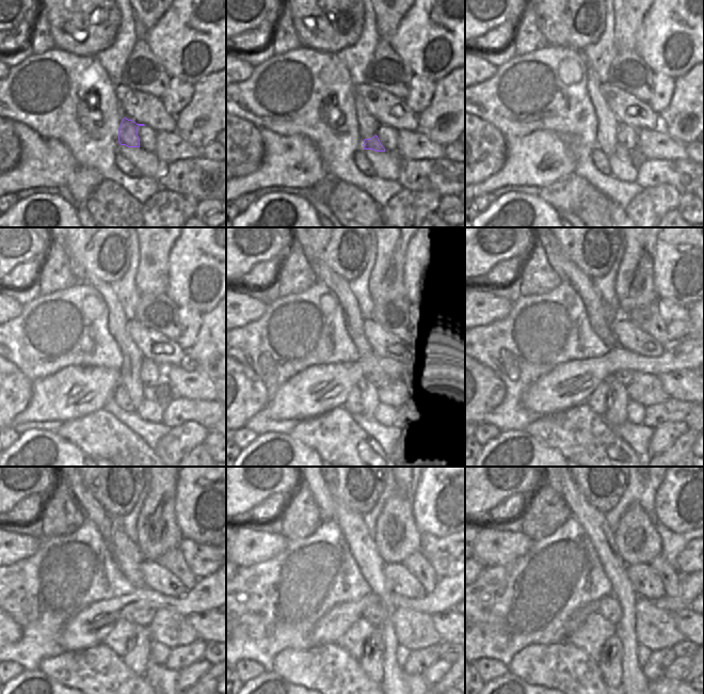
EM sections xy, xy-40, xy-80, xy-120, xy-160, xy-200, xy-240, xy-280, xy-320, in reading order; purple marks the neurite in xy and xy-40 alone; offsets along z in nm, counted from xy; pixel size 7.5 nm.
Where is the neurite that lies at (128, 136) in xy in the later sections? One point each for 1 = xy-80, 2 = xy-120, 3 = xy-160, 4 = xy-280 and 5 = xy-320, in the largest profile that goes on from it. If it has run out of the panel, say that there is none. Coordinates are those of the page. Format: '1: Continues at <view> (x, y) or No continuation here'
1: Continues at xy-80 (634, 156)
2: Continues at xy-120 (162, 393)
3: Continues at xy-160 (403, 391)
4: Continues at xy-280 (414, 630)
5: Continues at xy-320 (655, 628)

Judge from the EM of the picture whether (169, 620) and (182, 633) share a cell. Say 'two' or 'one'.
one

